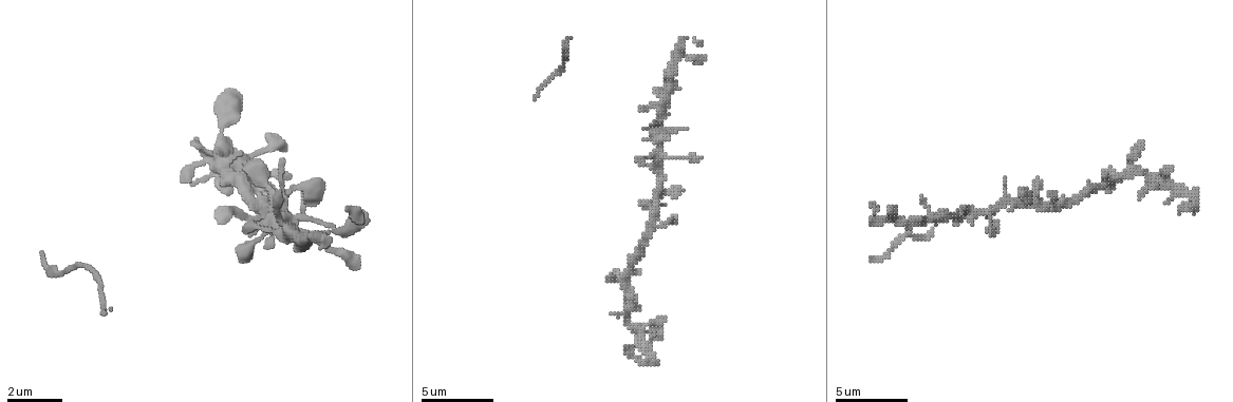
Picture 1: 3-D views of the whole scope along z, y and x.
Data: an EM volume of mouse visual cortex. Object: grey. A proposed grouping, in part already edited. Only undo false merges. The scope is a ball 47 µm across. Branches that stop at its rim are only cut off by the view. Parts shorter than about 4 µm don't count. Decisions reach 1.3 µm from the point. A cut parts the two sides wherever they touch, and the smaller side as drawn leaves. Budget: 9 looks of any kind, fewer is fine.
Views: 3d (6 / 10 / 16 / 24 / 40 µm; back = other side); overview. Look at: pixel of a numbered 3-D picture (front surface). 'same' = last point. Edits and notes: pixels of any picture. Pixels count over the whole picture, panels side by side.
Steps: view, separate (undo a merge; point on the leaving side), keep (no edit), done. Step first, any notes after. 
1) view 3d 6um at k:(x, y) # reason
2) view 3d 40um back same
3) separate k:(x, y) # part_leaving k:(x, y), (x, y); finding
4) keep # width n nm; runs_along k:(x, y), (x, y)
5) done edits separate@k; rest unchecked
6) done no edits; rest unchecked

view 3d 10um at 1:(225, 168) # a narrow waist

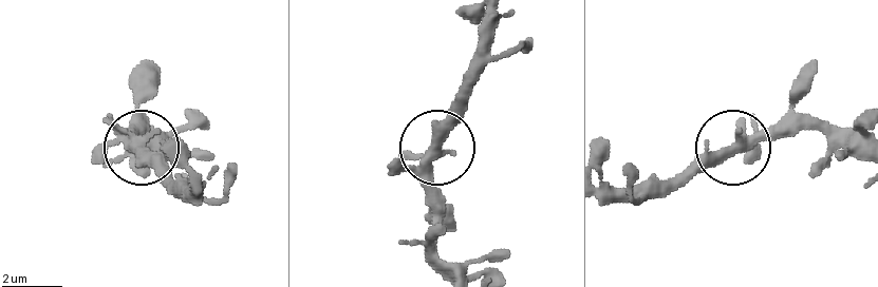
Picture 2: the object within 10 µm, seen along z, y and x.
keep # one cell here

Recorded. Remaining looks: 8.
view 3d 16um at 1:(1032, 199) # four-way junction

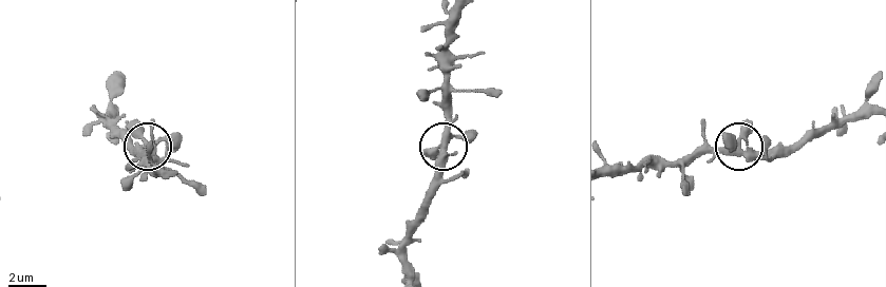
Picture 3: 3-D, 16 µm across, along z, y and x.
keep # arms 4; continuous, no second cell

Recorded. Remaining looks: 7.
view 3d 10um at 1:(661, 104) # looks like a crossing

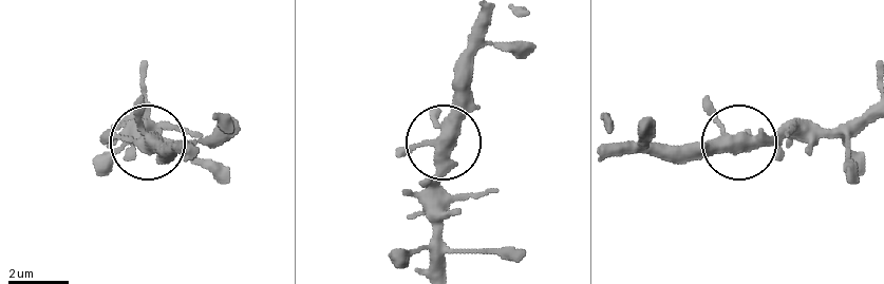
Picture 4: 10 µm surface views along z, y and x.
keep # width 370 nm; runs_along 4:(435, 268), (444, 124), (453, 94), (471, 74); all the same cell

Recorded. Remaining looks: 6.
view 3d 16um at 1:(1186, 192) # three arms meet

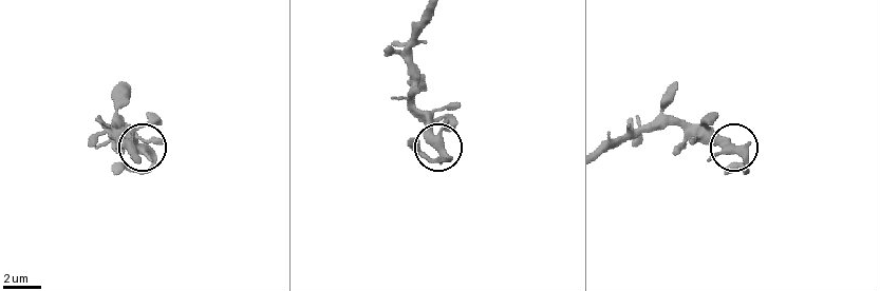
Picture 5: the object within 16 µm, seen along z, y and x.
keep # width 370 nm; continuous, no second cell

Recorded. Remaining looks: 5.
done no edits; rest unchecked

